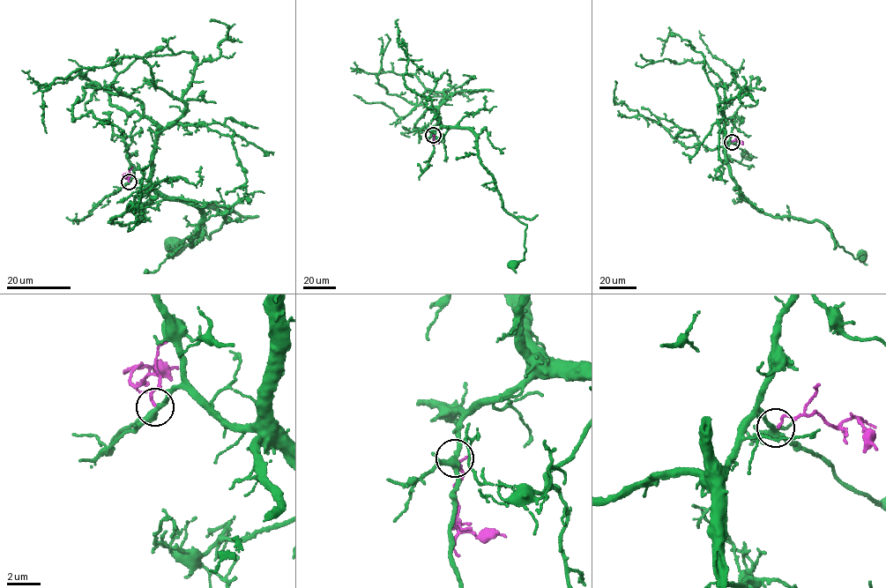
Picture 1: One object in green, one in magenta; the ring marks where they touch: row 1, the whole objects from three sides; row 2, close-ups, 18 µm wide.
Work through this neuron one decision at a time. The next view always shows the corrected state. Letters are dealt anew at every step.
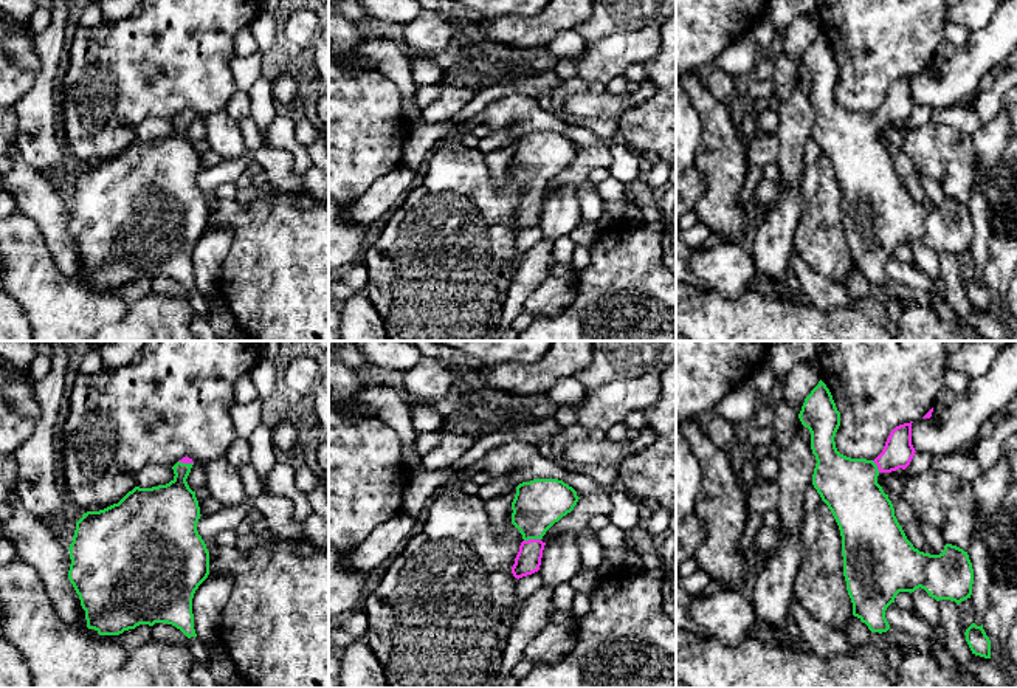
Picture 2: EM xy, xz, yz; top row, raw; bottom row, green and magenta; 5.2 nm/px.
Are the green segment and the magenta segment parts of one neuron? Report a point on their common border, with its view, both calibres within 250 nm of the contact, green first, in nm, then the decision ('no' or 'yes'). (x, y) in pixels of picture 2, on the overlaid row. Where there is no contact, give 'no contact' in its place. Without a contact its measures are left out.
meets green in xz at (532, 538); 260 nm thick on the green side, 140 nm on the other; yes

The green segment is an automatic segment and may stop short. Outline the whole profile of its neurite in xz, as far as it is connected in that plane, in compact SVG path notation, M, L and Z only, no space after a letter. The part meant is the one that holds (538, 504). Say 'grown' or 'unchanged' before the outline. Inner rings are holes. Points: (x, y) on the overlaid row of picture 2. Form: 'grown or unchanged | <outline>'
grown | M533 479L516 487L512 524L522 535L512 573L522 578L540 570L546 542L543 536L578 502L577 491L558 479Z

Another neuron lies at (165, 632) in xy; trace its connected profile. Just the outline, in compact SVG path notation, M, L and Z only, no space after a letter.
M155 623L150 626L150 640L188 646L188 637L180 629L167 623Z

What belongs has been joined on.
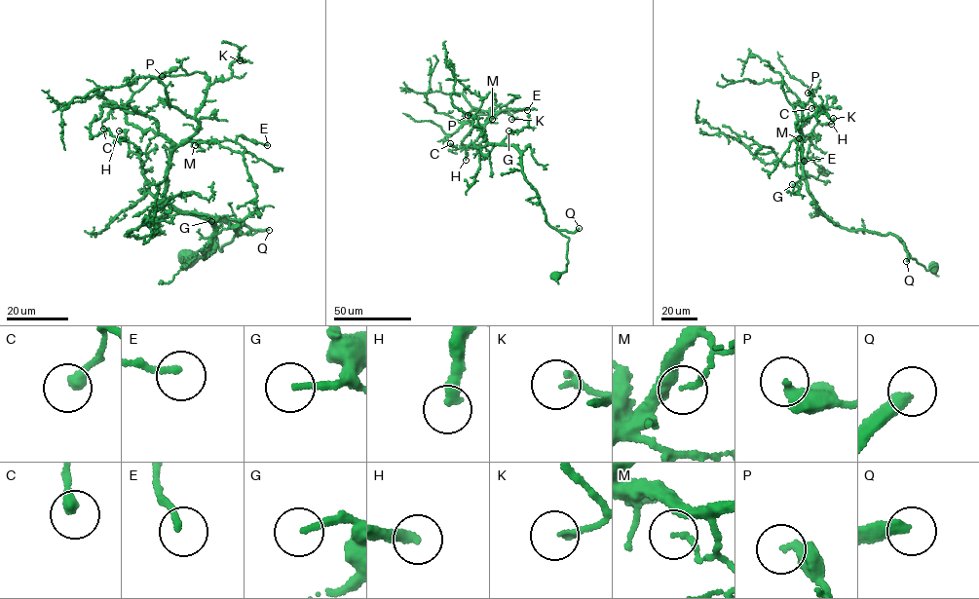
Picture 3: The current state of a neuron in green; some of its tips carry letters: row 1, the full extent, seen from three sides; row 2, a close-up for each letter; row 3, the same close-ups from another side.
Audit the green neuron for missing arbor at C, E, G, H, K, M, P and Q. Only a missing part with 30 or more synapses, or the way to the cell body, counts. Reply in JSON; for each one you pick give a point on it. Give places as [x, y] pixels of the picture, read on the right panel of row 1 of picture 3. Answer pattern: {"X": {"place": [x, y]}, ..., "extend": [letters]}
{"G": {"place": [792, 184]}, "Q": {"place": [906, 261]}, "extend": ["G", "Q"]}

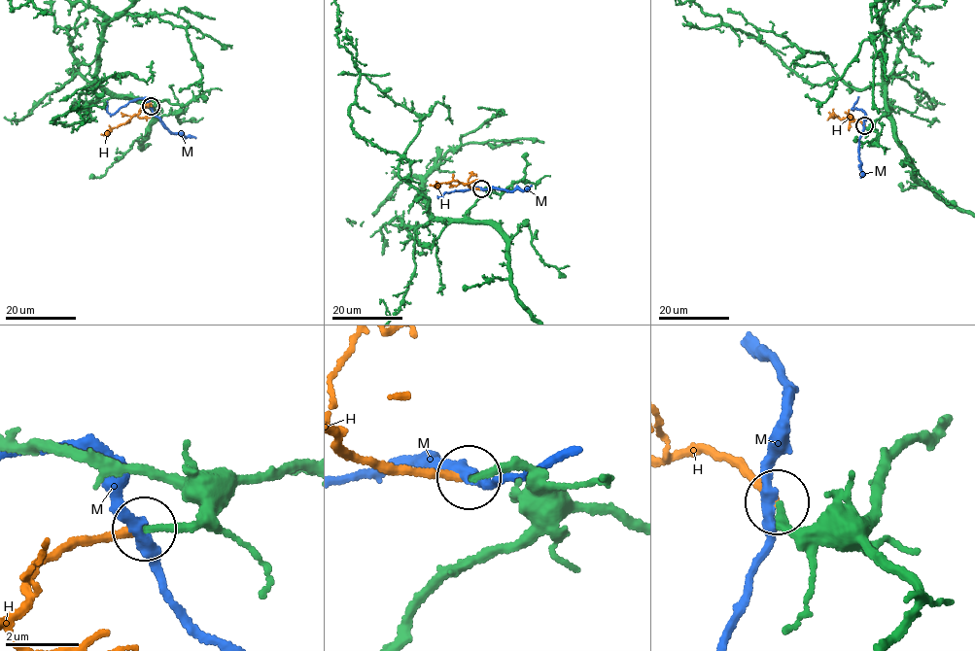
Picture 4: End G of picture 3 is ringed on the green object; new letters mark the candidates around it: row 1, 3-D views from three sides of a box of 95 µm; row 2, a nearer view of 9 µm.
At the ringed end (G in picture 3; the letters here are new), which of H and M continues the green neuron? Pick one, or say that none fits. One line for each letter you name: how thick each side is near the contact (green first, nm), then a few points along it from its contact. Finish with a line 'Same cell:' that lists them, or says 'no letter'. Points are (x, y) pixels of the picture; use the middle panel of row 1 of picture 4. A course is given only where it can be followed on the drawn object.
H: 220 nm thick on the green side, 240 nm on the other; it runs (482, 189), (455, 181), (430, 185)
Same cell: H

